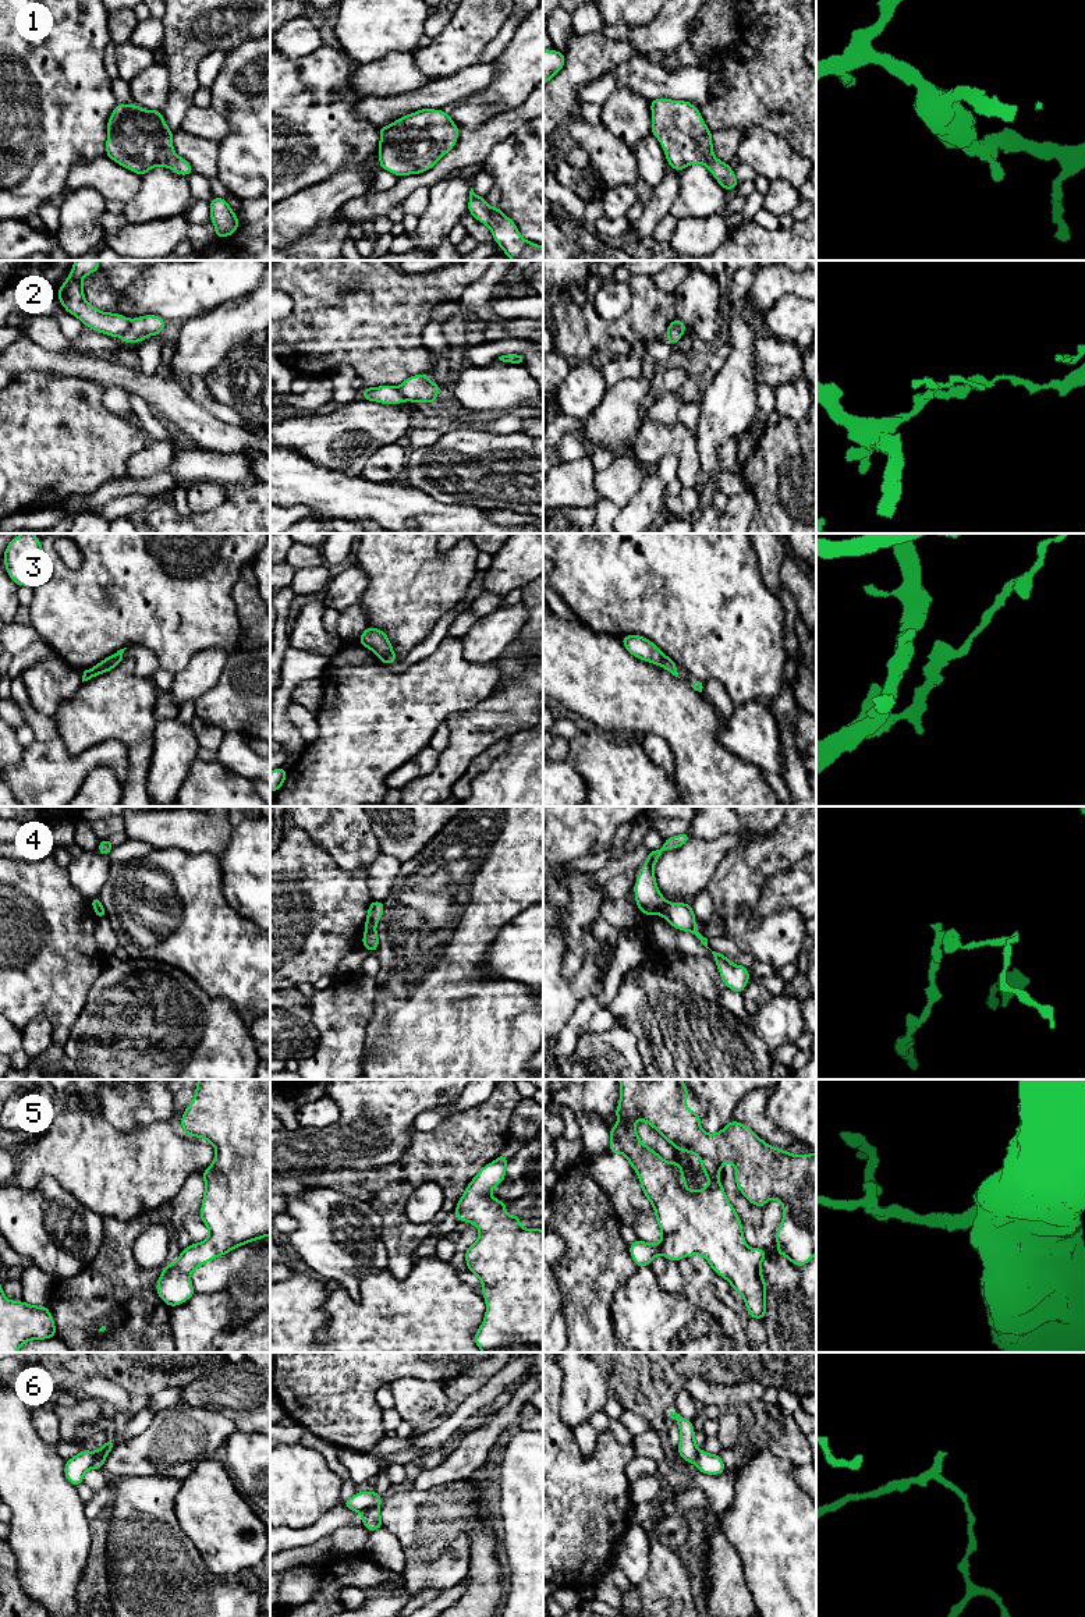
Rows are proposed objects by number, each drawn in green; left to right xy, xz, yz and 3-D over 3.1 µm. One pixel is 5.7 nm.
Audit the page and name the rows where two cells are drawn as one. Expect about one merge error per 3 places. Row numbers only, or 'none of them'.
2, 3, 4, 6

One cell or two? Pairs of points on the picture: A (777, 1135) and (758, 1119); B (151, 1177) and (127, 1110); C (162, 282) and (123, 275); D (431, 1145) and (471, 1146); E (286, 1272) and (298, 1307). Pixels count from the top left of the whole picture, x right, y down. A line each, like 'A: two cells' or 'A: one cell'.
A: one cell
B: two cells
C: two cells
D: one cell
E: two cells

